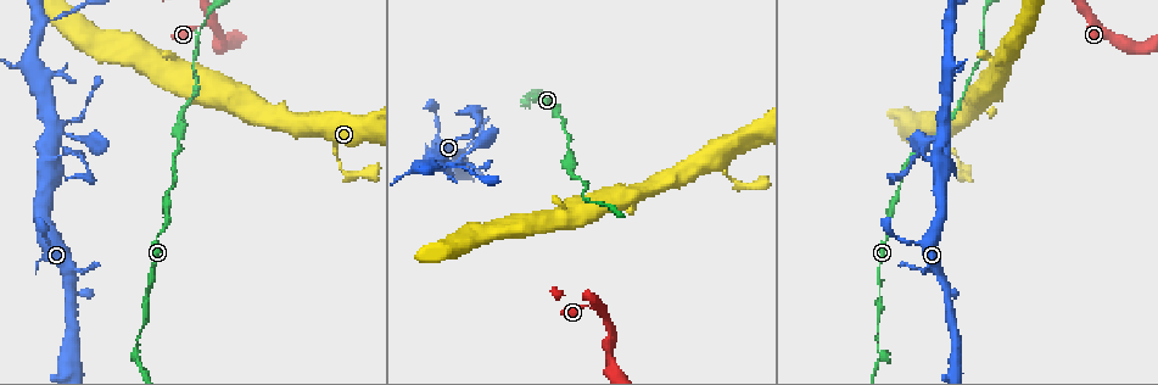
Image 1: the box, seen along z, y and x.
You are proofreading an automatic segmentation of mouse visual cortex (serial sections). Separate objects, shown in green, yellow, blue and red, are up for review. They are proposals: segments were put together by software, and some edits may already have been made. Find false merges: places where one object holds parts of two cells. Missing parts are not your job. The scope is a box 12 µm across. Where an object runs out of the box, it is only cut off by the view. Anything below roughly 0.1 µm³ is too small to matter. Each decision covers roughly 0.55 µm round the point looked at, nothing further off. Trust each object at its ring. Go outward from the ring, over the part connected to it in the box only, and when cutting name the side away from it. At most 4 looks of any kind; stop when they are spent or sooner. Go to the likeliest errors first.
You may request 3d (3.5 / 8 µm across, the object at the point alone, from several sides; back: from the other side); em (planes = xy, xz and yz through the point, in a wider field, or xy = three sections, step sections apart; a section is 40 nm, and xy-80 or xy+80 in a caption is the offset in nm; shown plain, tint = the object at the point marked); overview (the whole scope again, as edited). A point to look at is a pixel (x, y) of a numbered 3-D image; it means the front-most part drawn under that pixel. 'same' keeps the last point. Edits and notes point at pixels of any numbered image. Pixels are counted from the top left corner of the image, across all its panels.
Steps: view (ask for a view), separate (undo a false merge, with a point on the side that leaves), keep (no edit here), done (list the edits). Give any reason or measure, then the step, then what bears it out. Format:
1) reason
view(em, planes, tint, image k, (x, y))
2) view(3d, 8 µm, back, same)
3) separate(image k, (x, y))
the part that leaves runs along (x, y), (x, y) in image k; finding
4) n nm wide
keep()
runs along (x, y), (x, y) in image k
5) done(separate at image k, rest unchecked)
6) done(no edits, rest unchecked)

thin neck
view(3d, 3.5 µm, image 1, (525, 96))

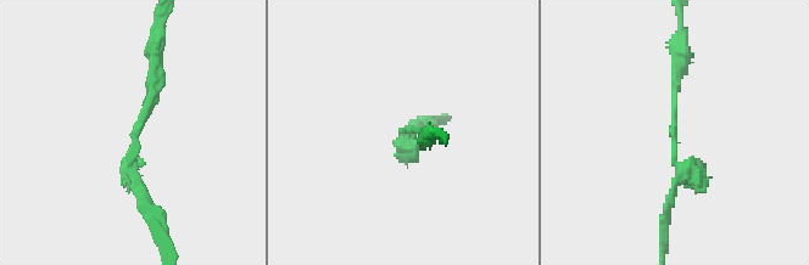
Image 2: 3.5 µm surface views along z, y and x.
shape alone is not enough
view(em, planes, tint, image 2, (409, 129))

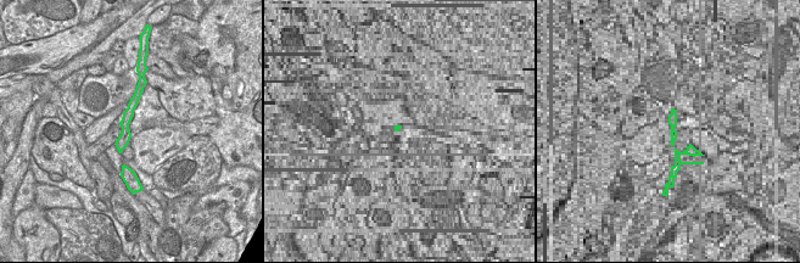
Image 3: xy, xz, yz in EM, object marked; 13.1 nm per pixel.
keep()
runs along (680, 72), (674, 157), (682, 173), (667, 218) in image 2; one cell here

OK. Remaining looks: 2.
a narrow waist
view(3d, 3.5 µm, image 1, (950, 30))

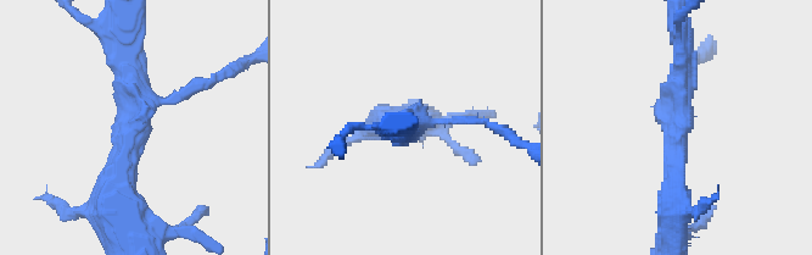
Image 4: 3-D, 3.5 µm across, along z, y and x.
shape alone is not enough
view(em, xy, step 1, tint, image 4, (673, 123))

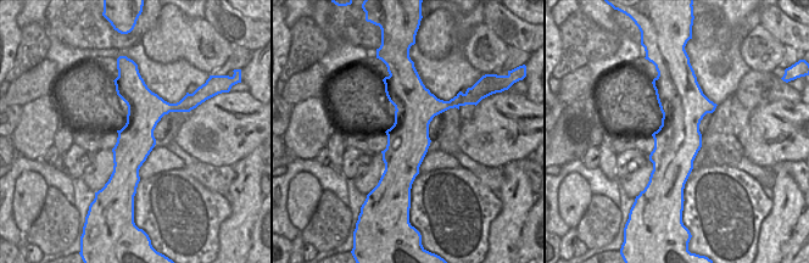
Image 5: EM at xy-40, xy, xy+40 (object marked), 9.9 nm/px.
arms of 150, 300, 350 nm
keep()
runs along (671, 203), (683, 45) in image 4; one cell here

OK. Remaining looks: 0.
done(no edits, rest unchecked)

